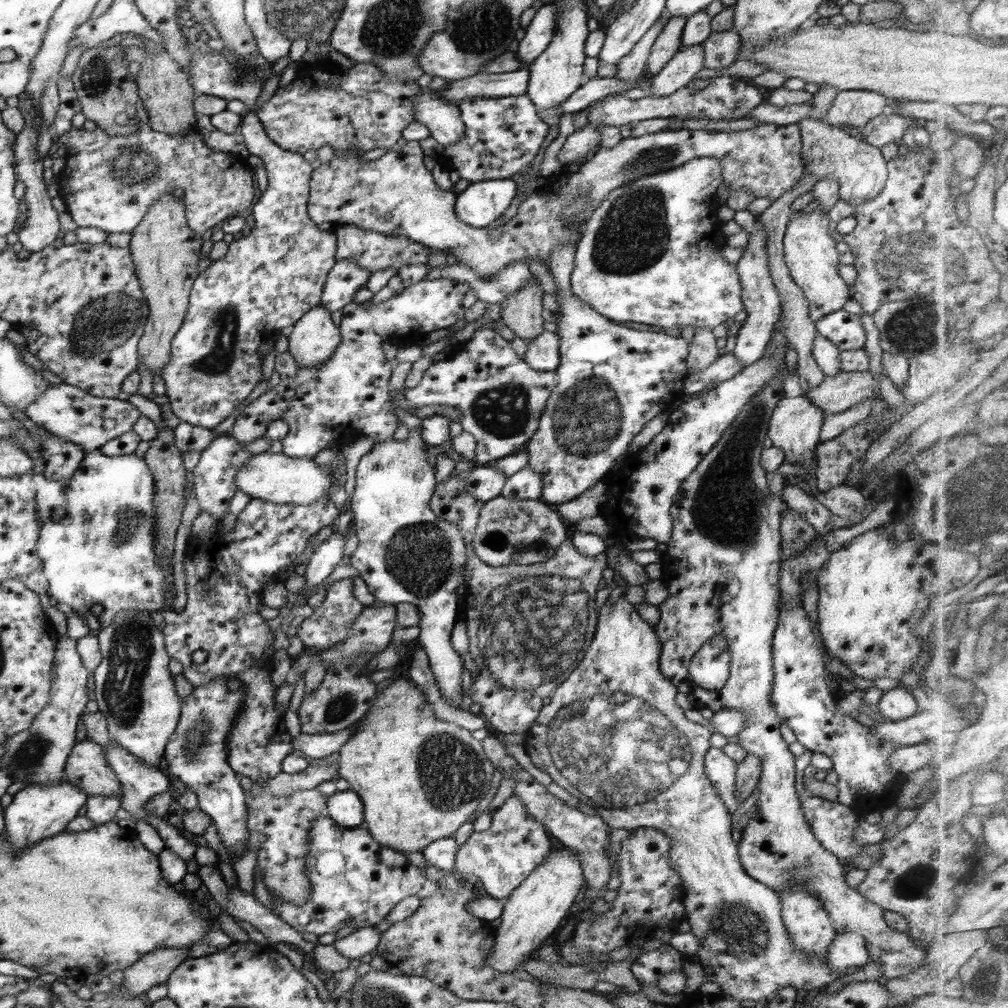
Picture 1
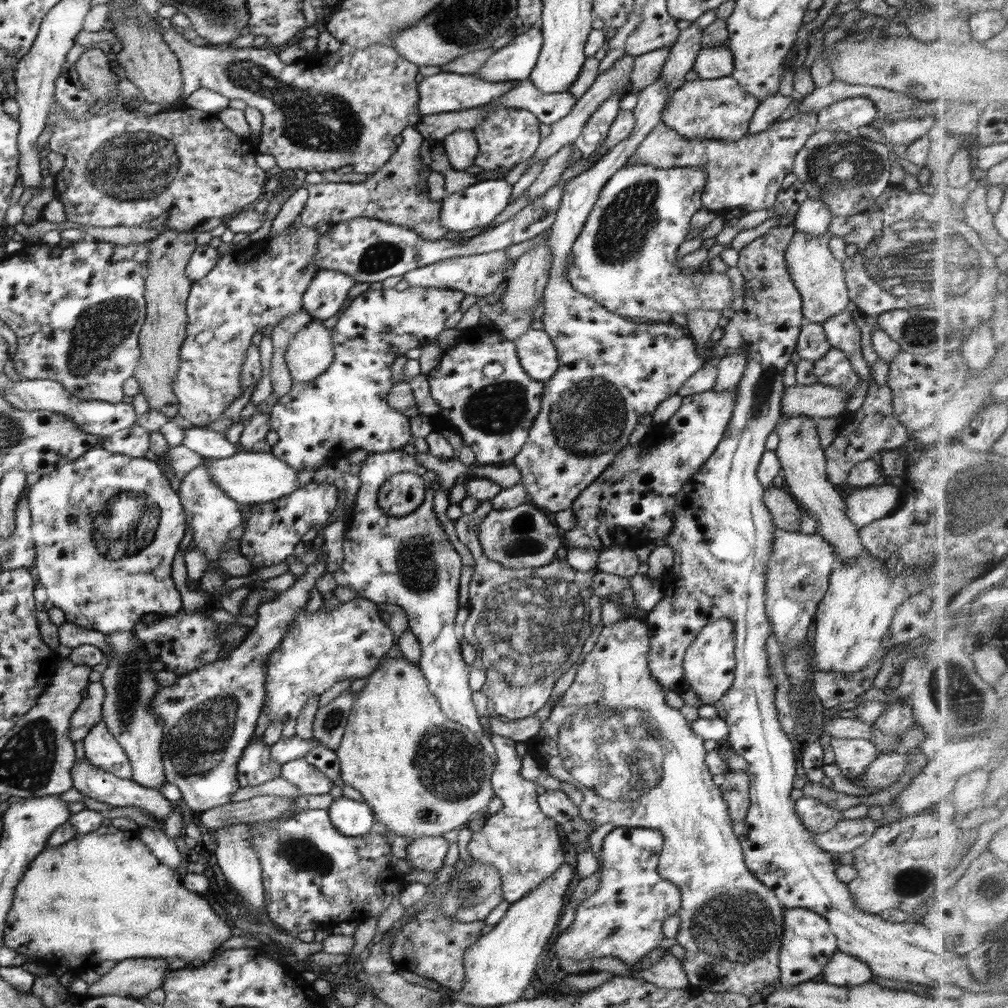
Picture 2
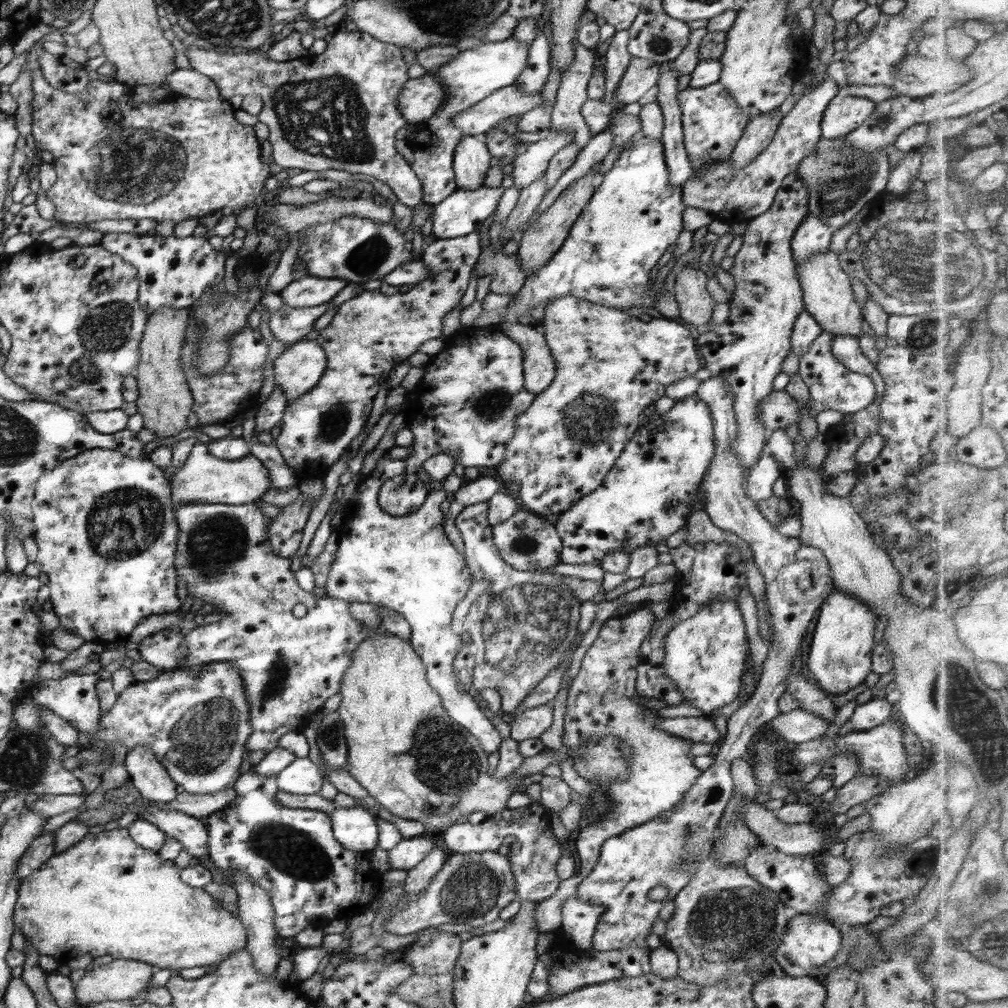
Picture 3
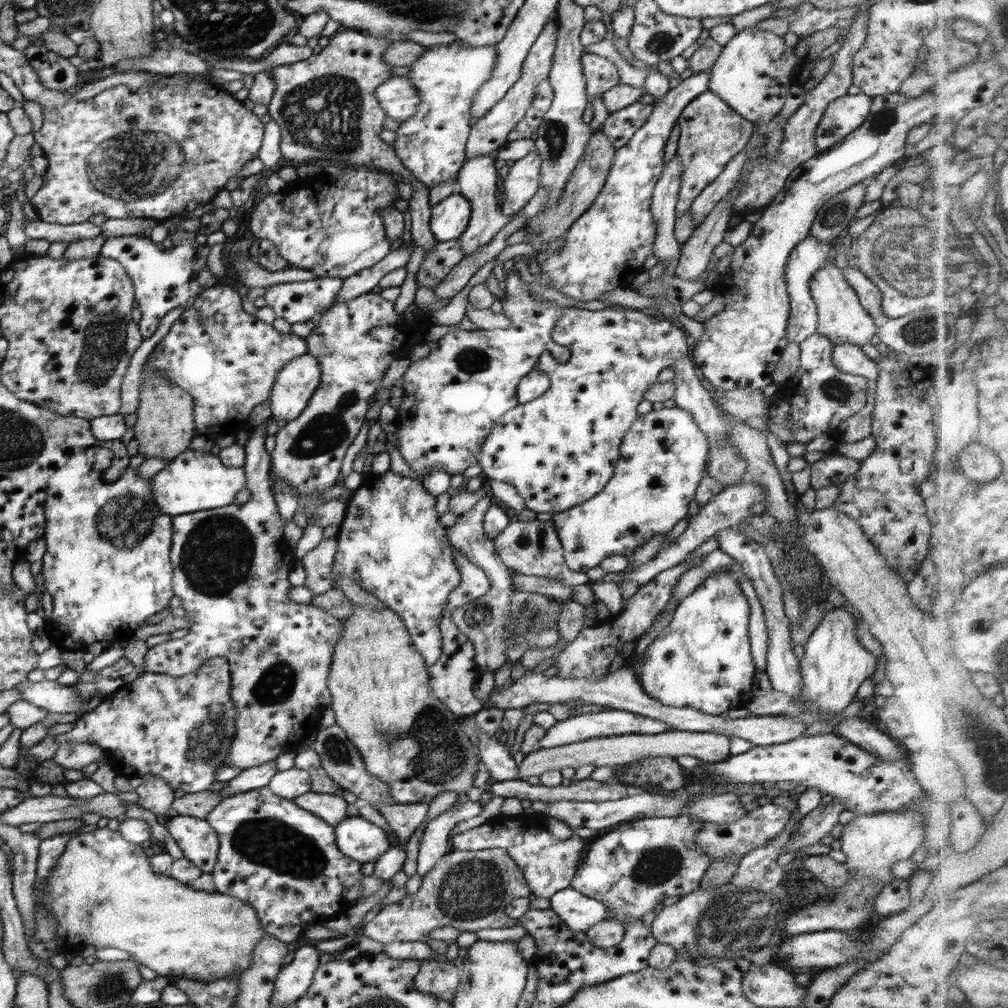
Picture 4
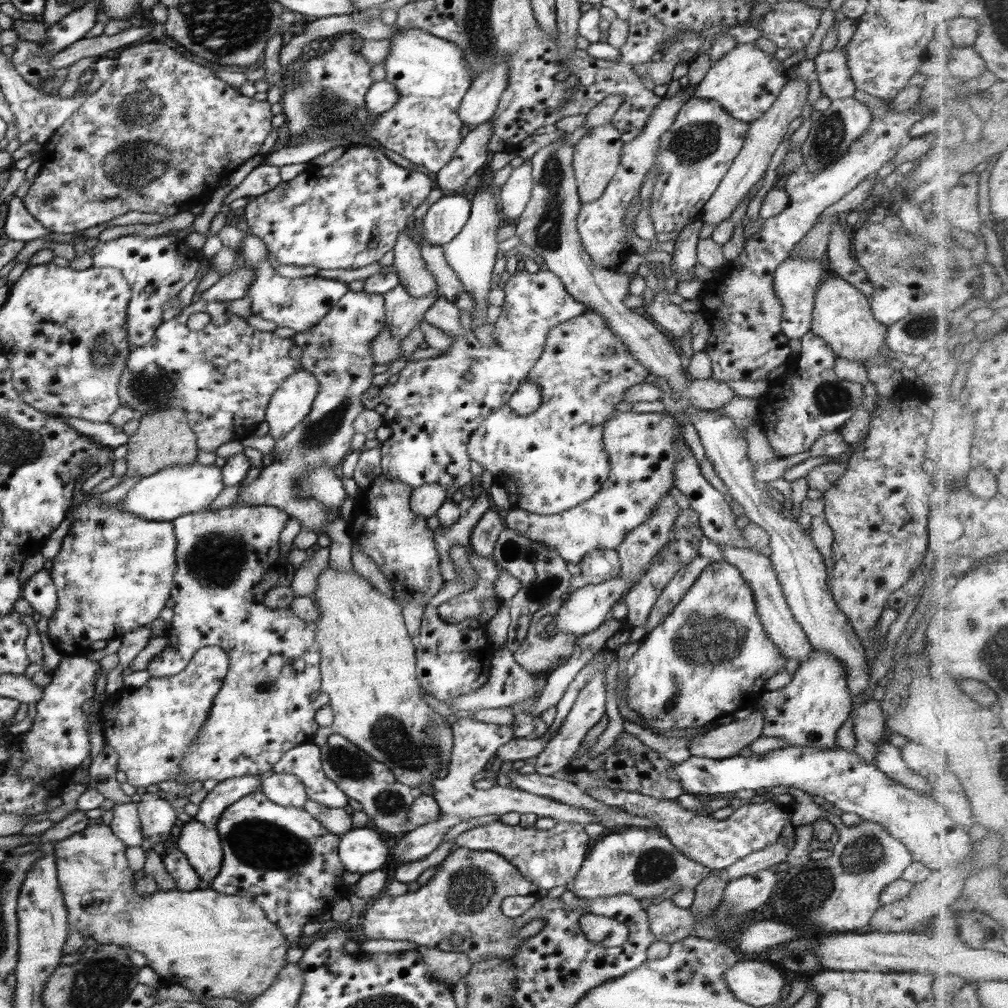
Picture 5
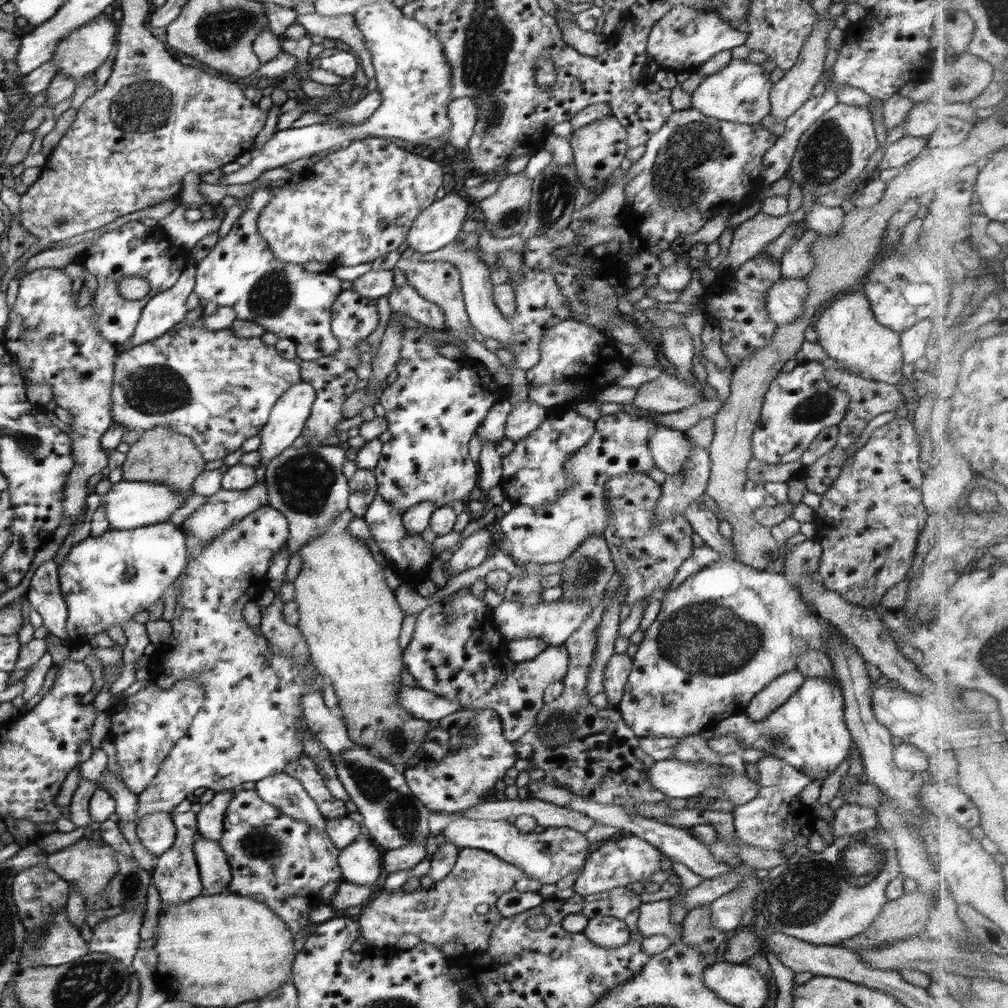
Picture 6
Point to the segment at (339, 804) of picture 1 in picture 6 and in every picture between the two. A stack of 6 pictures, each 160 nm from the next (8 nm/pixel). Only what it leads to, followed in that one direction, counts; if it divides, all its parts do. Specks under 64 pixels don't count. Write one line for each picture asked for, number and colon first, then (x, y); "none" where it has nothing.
2: (353, 818)
3: (355, 828)
4: (361, 840)
5: (363, 850)
6: (360, 862)

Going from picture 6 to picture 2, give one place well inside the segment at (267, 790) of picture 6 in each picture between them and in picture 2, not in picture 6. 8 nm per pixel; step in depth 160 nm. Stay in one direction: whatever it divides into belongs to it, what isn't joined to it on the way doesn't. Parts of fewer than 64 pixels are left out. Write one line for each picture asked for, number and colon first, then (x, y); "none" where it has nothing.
2: (309, 780)
3: (302, 776)
4: (289, 784)
5: (287, 790)

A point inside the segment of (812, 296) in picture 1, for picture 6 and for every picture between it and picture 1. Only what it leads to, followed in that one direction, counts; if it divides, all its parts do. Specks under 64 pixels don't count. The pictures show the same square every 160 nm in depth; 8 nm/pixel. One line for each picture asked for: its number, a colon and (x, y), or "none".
2: (819, 277)
3: (827, 294)
4: (841, 317)
5: (842, 317)
6: (847, 330)

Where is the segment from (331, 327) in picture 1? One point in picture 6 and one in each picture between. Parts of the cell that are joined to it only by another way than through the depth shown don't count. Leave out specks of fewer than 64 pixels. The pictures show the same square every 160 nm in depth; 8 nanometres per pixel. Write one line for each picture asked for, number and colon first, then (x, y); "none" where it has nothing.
2: (309, 353)
3: (298, 369)
4: (297, 381)
5: (290, 404)
6: (290, 412)

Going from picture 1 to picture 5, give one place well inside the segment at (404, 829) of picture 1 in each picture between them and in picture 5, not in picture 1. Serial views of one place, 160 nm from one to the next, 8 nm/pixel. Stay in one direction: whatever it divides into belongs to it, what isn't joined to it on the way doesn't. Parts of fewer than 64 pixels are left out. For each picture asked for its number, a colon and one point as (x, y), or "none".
2: (422, 774)
3: (412, 758)
4: (379, 683)
5: (368, 666)

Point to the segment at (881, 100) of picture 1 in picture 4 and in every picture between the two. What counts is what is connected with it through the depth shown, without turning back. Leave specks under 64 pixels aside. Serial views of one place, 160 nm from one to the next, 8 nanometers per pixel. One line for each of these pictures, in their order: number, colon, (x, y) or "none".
2: (846, 115)
3: (845, 113)
4: (842, 116)

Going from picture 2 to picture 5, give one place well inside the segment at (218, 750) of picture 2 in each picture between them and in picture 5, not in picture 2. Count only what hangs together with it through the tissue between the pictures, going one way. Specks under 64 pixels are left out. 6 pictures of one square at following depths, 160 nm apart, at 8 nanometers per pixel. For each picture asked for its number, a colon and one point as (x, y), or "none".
3: (197, 723)
4: (180, 728)
5: (151, 727)

